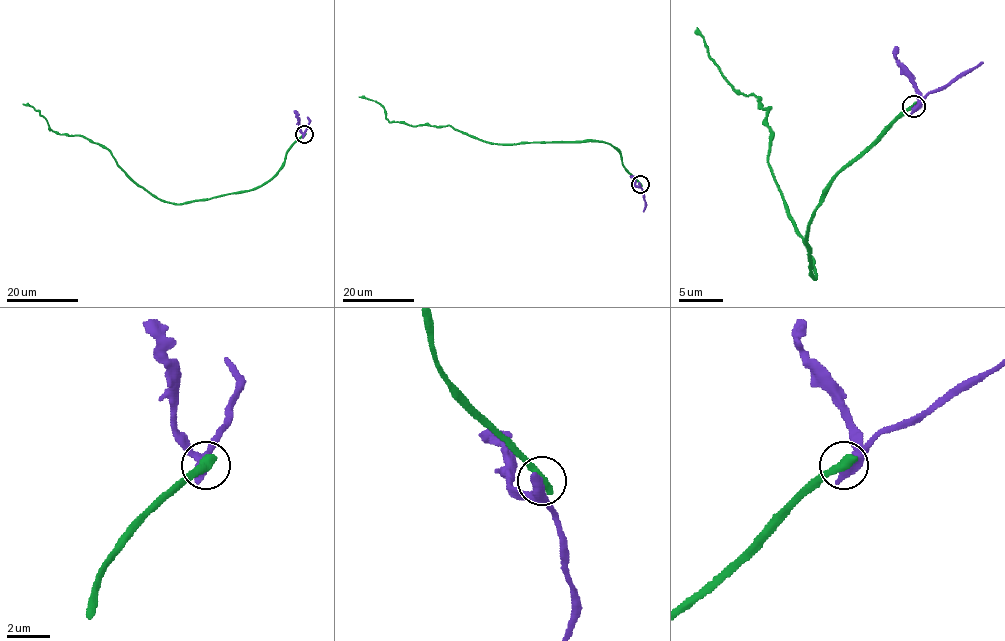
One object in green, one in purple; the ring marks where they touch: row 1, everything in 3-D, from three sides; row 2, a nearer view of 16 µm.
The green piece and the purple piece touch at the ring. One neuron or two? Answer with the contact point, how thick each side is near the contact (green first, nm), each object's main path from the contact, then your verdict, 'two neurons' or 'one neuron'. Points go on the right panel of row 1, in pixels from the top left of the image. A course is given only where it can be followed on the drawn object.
(914, 106) | 500/420 nm | green via (913, 106), (840, 172), (808, 221), (815, 279), (768, 164), (768, 108), (726, 79), (697, 30) | purple via (913, 106), (931, 92), (946, 88), (982, 61) | two neurons

